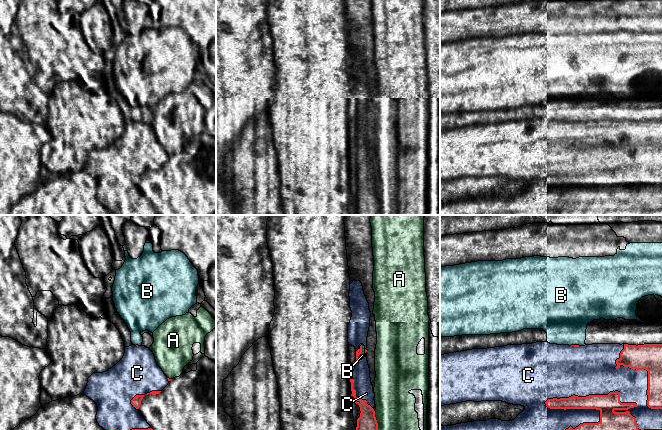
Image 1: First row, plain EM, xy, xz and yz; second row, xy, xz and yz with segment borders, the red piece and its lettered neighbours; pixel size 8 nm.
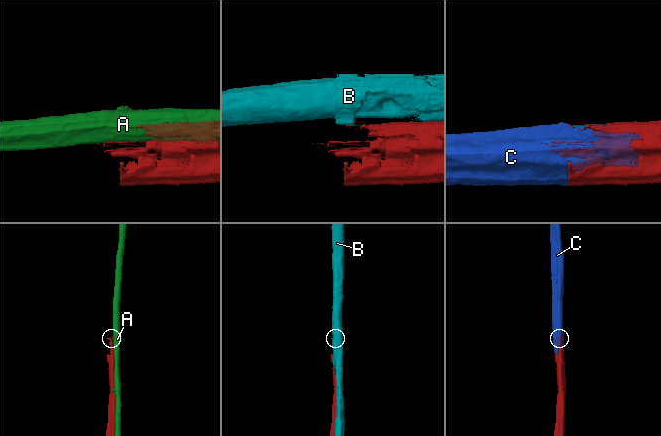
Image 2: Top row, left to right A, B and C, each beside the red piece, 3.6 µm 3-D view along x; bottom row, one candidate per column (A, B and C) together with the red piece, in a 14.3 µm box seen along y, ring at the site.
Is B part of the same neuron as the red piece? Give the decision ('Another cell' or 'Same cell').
Another cell

